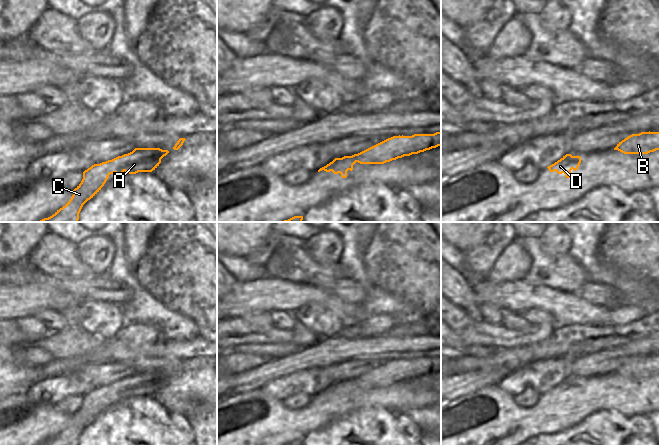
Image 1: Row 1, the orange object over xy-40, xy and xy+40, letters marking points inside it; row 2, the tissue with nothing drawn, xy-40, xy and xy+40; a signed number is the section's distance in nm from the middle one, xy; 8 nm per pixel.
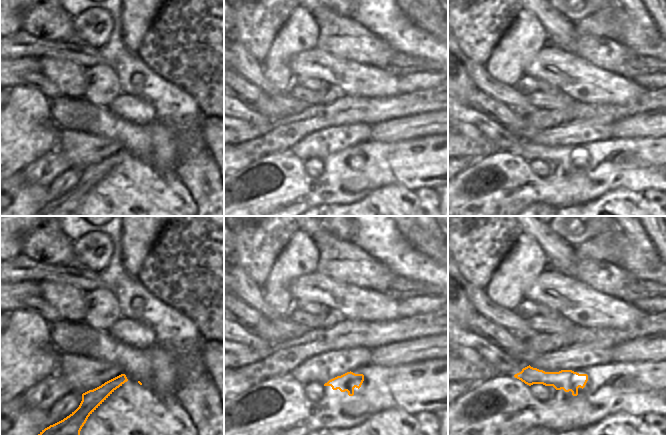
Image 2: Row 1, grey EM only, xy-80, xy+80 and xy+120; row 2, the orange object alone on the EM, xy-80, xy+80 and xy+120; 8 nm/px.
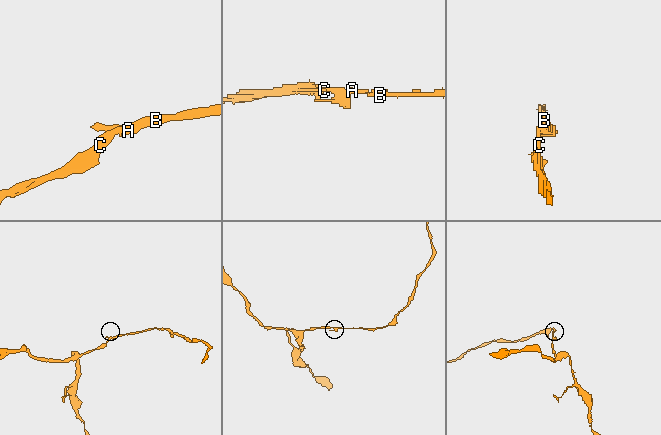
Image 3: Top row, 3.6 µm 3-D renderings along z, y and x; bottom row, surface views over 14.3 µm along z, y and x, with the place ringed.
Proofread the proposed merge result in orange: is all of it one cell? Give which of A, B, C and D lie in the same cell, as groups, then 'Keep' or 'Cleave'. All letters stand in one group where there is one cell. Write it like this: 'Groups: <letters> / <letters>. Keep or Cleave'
Groups: A B C D. Keep.

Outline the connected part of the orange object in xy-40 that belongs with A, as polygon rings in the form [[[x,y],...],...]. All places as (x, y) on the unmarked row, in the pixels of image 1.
[[[135,372],[128,378],[92,389],[83,396],[83,403],[73,414],[71,423],[52,440],[38,446],[78,446],[83,429],[101,414],[110,398],[116,397],[117,402],[122,402],[124,395],[129,398],[152,396],[168,377],[160,372]]]

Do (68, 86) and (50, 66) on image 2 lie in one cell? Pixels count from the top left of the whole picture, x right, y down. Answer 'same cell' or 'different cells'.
same cell

